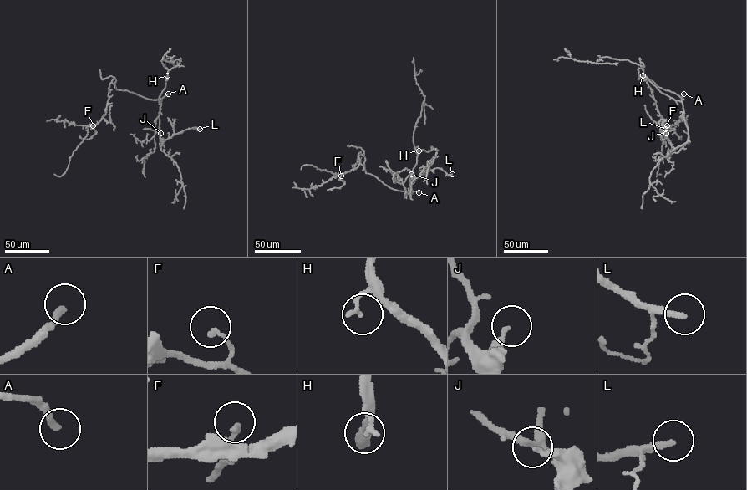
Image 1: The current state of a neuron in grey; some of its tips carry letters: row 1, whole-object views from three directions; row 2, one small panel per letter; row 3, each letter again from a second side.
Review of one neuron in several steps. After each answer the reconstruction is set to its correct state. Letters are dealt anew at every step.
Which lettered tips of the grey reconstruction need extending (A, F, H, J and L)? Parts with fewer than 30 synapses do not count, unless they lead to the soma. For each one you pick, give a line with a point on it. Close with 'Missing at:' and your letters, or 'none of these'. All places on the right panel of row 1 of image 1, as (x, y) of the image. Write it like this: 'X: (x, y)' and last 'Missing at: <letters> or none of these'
A: (683, 94)
L: (665, 129)
Missing at: A, L

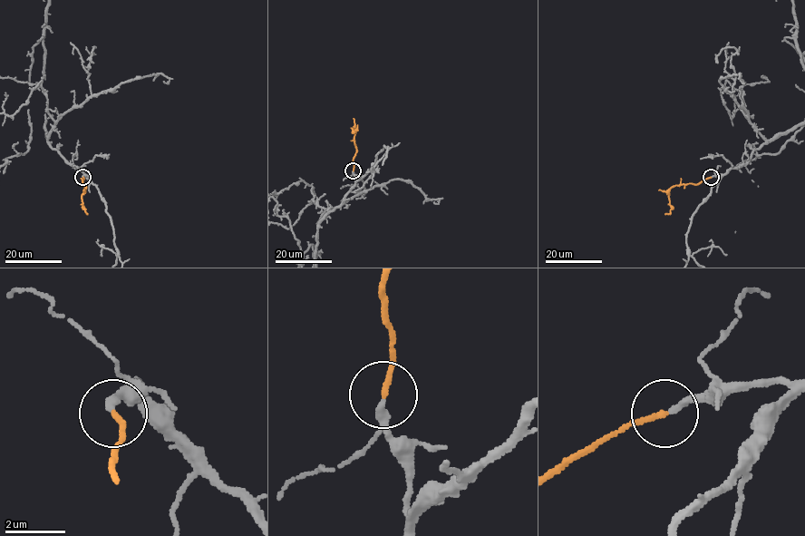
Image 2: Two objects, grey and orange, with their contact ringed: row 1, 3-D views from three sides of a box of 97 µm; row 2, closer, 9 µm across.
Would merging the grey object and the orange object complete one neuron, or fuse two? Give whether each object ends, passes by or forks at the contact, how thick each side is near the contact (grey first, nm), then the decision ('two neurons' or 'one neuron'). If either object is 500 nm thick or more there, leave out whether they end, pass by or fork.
grey ends there; orange ends there; 240 nm thick on the grey side, 160 nm on the other; one neuron

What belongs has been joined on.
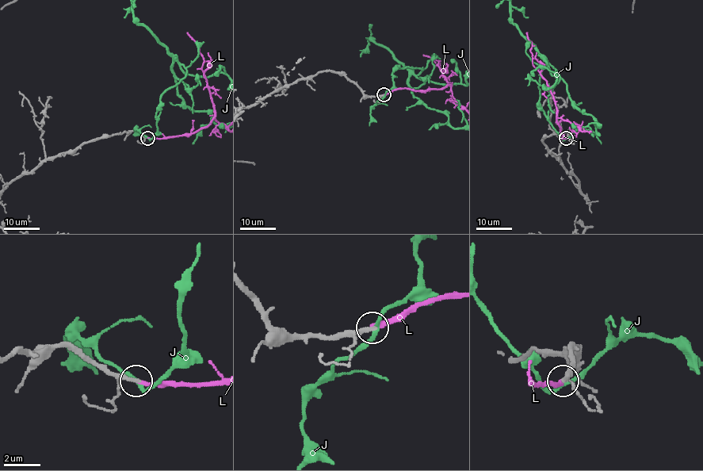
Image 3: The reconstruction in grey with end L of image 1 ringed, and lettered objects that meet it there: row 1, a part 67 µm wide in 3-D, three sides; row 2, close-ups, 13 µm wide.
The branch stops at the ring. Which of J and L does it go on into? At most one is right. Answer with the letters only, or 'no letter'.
L

